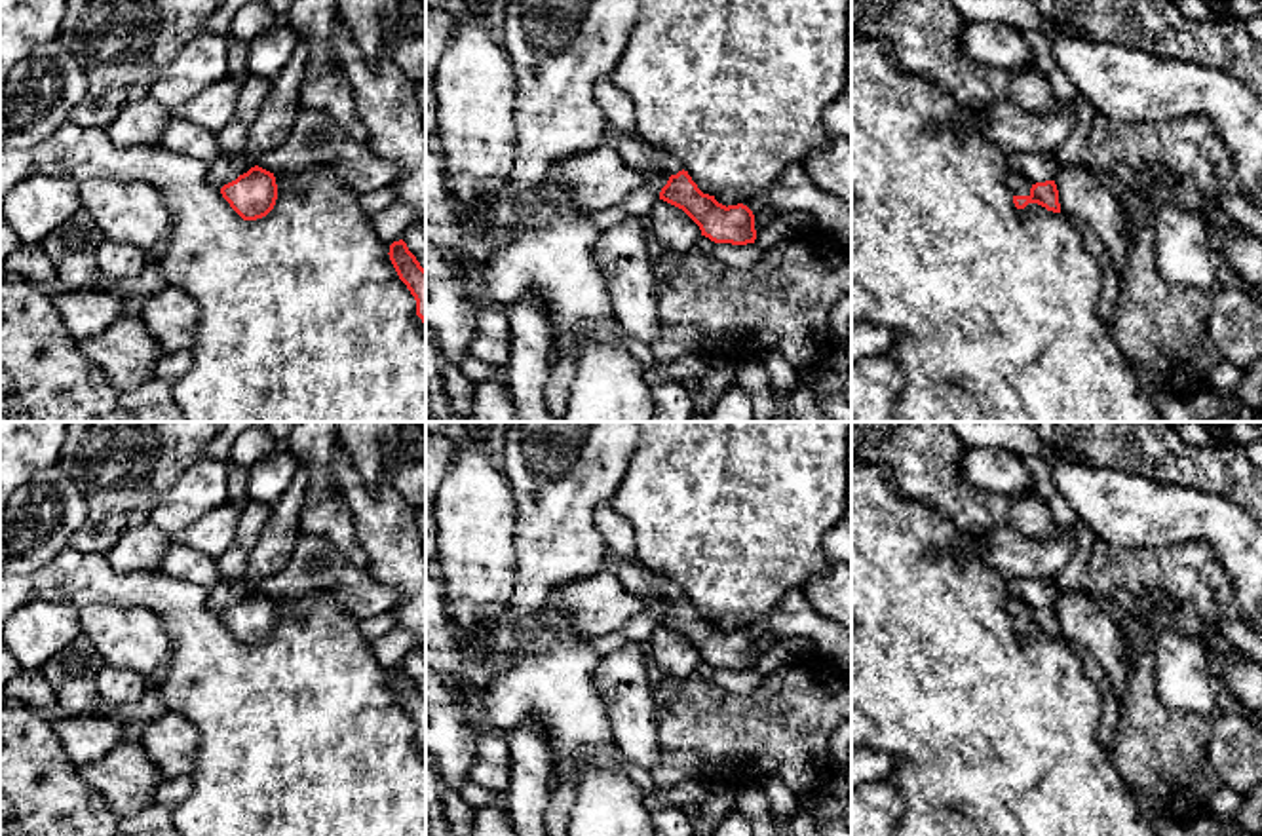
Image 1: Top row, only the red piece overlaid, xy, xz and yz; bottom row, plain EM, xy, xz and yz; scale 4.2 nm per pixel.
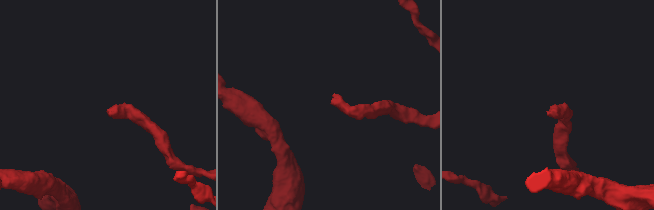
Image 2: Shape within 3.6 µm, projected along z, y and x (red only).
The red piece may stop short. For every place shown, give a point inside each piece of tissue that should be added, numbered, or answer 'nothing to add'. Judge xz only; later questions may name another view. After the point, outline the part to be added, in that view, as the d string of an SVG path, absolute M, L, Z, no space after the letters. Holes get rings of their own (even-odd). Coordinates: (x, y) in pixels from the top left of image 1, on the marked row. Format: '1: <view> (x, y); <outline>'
1: xz (633, 151); M637 133L614 135L612 144L620 158L646 179L654 173L677 175L682 171L680 160L648 146Z

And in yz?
1: yz (1017, 185); M1009 169L1005 186L1011 192L1011 196L1030 196L1032 182L1021 173Z

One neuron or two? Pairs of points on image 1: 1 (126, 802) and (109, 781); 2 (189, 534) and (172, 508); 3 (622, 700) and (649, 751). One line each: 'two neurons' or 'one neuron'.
1: one neuron
2: two neurons
3: one neuron

